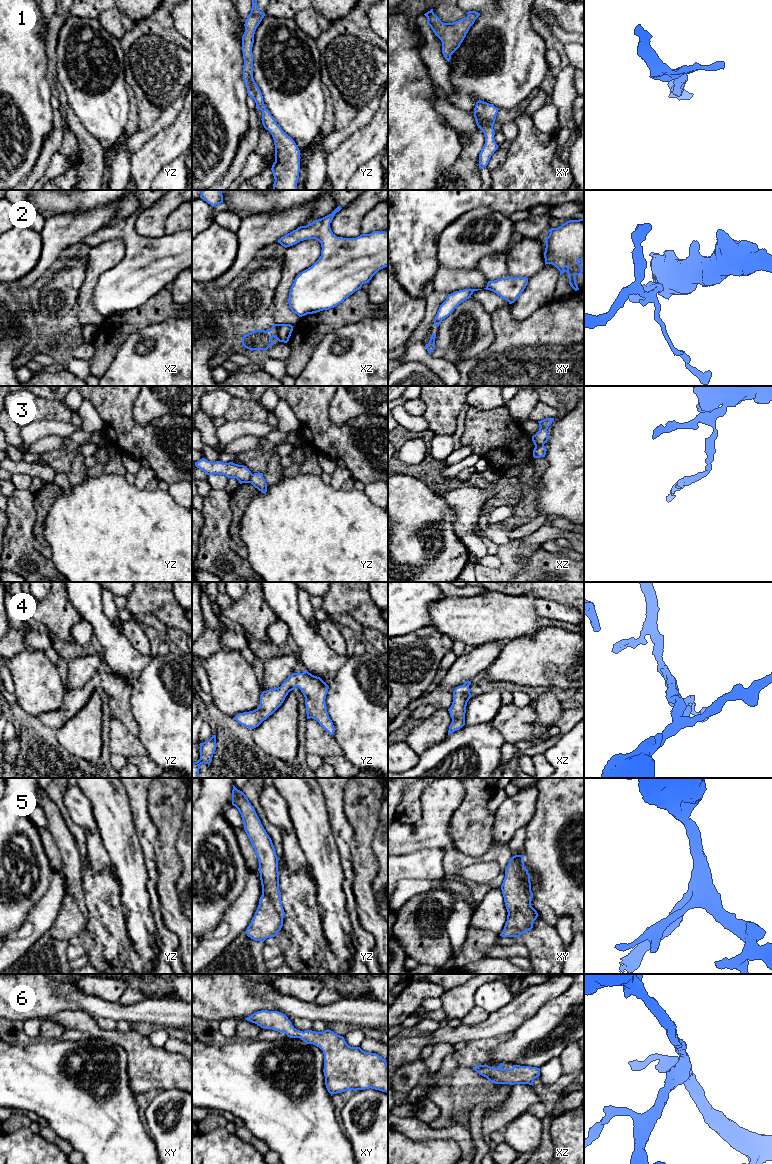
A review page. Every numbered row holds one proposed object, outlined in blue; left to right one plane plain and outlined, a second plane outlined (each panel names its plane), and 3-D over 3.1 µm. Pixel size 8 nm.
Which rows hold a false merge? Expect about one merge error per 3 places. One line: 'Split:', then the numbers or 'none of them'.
Split: 3

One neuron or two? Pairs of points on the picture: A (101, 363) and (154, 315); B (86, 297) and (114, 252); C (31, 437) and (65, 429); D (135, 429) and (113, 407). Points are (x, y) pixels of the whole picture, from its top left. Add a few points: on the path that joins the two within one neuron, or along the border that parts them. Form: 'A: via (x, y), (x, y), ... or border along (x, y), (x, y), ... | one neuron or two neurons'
A: via (108, 347), (134, 320), (138, 319) | one neuron
B: via (88, 286), (93, 273), (103, 263) | one neuron
C: via (39, 429), (57, 429) | one neuron
D: via (130, 424), (118, 412) | one neuron

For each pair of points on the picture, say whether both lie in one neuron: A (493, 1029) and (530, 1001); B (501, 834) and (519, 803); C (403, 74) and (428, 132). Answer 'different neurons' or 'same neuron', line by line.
A: same neuron
B: same neuron
C: same neuron

